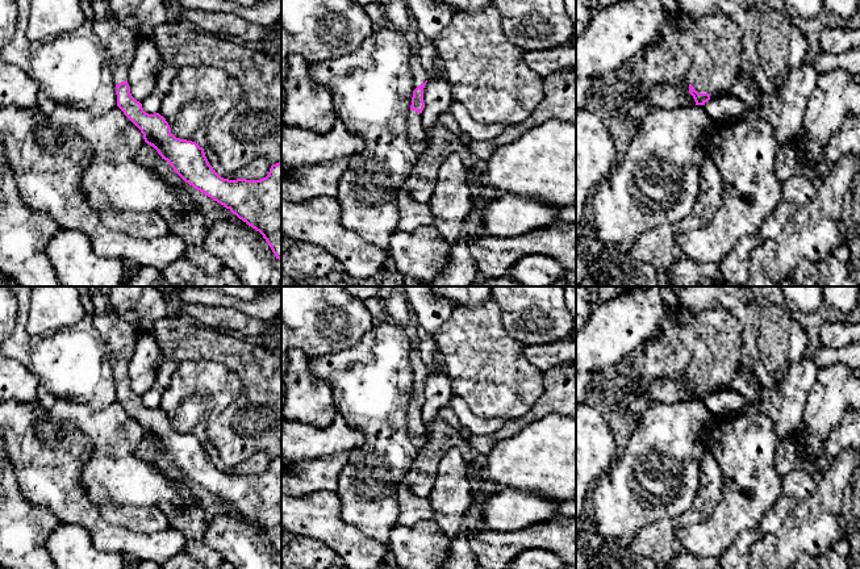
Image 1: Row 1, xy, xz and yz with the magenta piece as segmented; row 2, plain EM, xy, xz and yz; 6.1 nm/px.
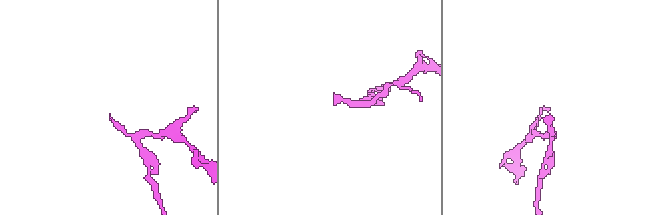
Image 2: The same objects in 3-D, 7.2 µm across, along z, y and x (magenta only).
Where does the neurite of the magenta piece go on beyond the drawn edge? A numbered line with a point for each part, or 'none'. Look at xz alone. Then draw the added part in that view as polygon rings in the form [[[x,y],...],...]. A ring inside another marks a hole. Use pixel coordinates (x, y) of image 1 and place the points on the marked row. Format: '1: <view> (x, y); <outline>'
1: xz (420, 76); [[[413,53],[412,58],[410,58],[410,70],[413,74],[413,87],[414,89],[417,87],[419,87],[421,84],[423,84],[429,78],[426,75],[426,71],[419,60],[419,58],[417,57],[416,53]]]

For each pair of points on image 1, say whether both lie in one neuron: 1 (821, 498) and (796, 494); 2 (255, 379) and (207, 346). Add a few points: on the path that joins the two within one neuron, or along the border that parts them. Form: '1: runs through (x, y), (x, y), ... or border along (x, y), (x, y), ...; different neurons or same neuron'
1: border along (814, 477), (814, 490), (785, 517); different neurons
2: runs through (243, 367), (224, 347), (218, 346); same neuron

